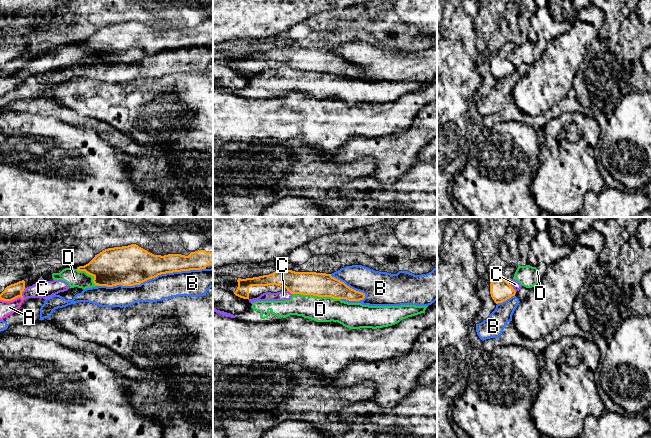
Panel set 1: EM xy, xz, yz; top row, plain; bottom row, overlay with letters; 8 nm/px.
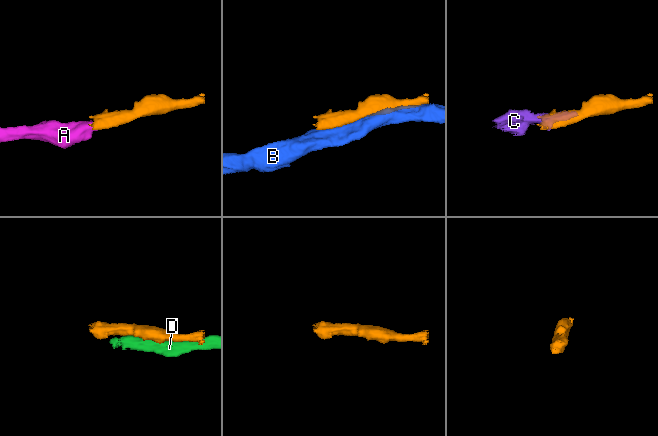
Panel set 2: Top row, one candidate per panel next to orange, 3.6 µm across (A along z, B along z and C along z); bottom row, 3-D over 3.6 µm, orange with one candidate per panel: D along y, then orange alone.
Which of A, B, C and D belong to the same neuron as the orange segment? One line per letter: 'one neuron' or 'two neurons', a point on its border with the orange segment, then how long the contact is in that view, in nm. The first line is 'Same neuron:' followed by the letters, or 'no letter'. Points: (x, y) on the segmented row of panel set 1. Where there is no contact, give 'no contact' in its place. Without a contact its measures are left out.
Same neuron: no letter
A: two neurons | xy (11, 300) | 190 nm
B: two neurons | xy (151, 278) | 900 nm
C: two neurons | xy (21, 293) | 90 nm
D: two neurons | xz (316, 295) | 400 nm

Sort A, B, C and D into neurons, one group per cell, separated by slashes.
A C D / B

